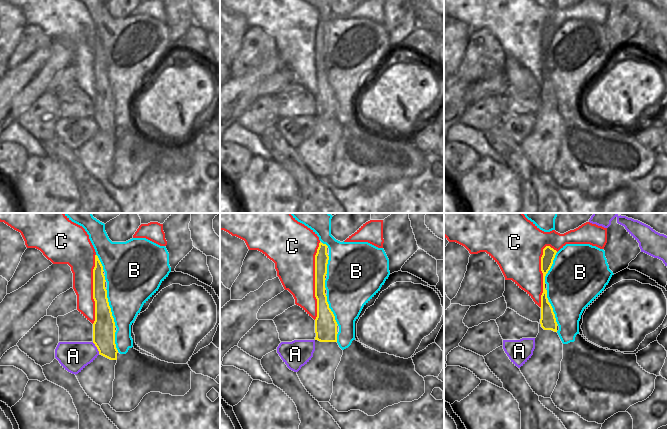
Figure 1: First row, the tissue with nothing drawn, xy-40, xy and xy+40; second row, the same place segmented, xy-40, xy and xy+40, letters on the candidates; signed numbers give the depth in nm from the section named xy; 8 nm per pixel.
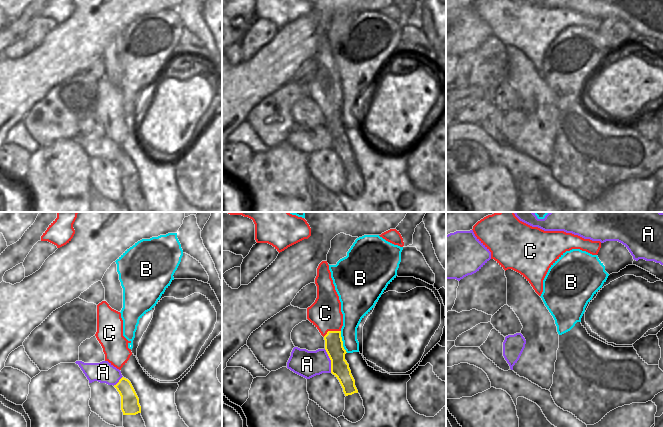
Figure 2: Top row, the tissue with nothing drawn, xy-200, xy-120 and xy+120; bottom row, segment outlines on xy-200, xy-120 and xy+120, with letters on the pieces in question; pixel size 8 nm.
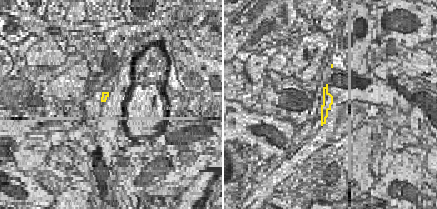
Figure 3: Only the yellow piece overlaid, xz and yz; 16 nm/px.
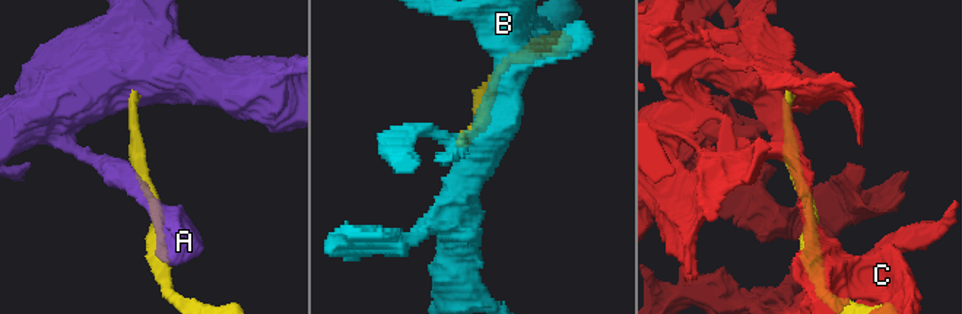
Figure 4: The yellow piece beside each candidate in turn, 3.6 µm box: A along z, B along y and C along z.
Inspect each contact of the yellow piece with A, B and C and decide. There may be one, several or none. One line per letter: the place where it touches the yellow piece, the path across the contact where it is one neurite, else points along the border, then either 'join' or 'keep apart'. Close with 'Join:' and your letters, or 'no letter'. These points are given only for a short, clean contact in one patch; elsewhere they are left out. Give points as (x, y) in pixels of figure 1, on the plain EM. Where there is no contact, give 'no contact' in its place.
A: meets yellow in xy-40 at (97, 124); keep apart
B: meets yellow in xy-40 at (110, 84); keep apart
C: meets yellow in xy at (315, 57); keep apart
Join: no letter

